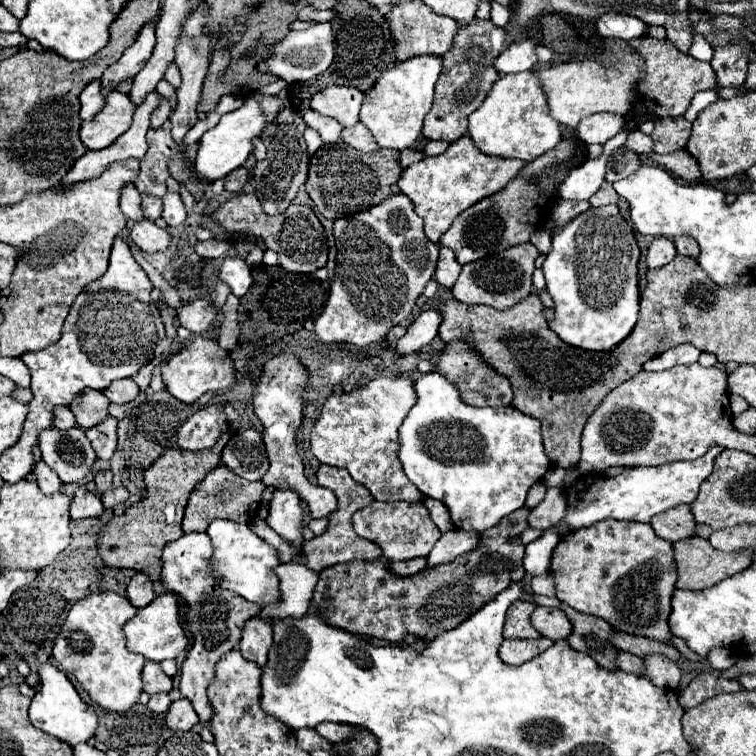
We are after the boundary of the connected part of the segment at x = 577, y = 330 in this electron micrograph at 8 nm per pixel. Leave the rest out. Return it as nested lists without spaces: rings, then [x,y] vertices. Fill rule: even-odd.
[[[615,204],[589,208],[587,214],[575,218],[575,222],[569,222],[563,230],[553,232],[553,250],[543,262],[543,272],[547,280],[547,292],[555,302],[555,320],[551,322],[551,328],[565,344],[583,350],[603,352],[613,350],[631,334],[639,312],[637,260],[639,246],[633,238],[633,230],[625,222],[625,218],[621,218]]]

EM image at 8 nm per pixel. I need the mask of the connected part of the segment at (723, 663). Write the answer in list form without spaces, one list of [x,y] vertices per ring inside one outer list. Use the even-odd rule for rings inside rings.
[[[715,647],[708,654],[708,661],[718,671],[731,668],[736,660],[732,652],[725,647]]]

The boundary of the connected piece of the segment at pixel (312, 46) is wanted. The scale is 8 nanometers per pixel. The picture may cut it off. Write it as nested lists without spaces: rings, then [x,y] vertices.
[[[329,22],[315,24],[315,26],[301,30],[301,32],[291,30],[285,40],[275,44],[271,56],[273,58],[259,64],[261,72],[273,72],[277,78],[281,78],[289,84],[291,82],[307,82],[307,80],[317,78],[319,74],[323,74],[331,66],[331,62],[335,58],[335,36],[333,36],[331,24]]]

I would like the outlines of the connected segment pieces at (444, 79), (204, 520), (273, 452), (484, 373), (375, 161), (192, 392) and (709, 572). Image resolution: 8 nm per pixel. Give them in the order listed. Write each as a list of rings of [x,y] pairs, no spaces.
[[[475,18],[469,26],[461,26],[459,34],[455,34],[455,46],[443,56],[443,72],[435,84],[435,100],[429,110],[423,134],[429,140],[447,140],[455,142],[465,134],[467,116],[481,106],[487,92],[499,78],[499,72],[493,68],[493,60],[497,54],[491,54],[487,40],[491,34],[491,22]]]
[[[217,466],[207,474],[207,478],[193,490],[189,504],[185,508],[183,532],[205,532],[207,526],[217,520],[233,520],[233,522],[251,522],[257,516],[257,508],[261,506],[261,494],[267,486],[263,482],[249,482],[241,476],[227,470],[227,466]]]
[[[281,354],[281,356],[271,358],[263,366],[263,374],[253,388],[253,406],[255,406],[255,414],[265,426],[263,442],[265,442],[265,450],[269,456],[269,470],[263,476],[263,482],[269,488],[295,490],[309,504],[313,518],[327,518],[329,514],[337,510],[337,496],[327,488],[323,490],[321,486],[311,484],[303,476],[303,462],[297,454],[295,436],[297,436],[297,428],[301,426],[301,412],[303,412],[303,400],[305,400],[303,394],[305,394],[307,382],[309,382],[309,372],[303,368],[301,360],[297,356]]]
[[[449,342],[439,358],[437,372],[447,376],[451,382],[455,382],[461,390],[463,402],[471,406],[511,406],[513,402],[511,384],[503,376],[495,374],[495,370],[491,370],[483,360],[479,360],[479,354],[475,354],[467,346],[467,342]]]
[[[327,144],[309,162],[309,178],[307,178],[307,194],[311,196],[317,210],[329,218],[345,218],[367,208],[373,208],[387,200],[391,194],[401,194],[397,180],[403,172],[399,164],[399,150],[381,148],[377,154],[363,154],[349,144]]]
[[[195,336],[191,344],[187,344],[179,354],[175,354],[167,364],[161,366],[161,372],[167,390],[185,404],[193,404],[205,392],[217,392],[229,388],[235,382],[235,366],[229,352],[225,352],[211,336]]]
[[[705,538],[679,540],[673,544],[673,552],[675,552],[675,564],[677,564],[677,584],[675,586],[687,588],[687,590],[705,590],[705,588],[711,588],[723,582],[725,578],[739,574],[741,570],[751,566],[751,554],[753,554],[753,550],[723,554],[723,552],[717,552]]]

